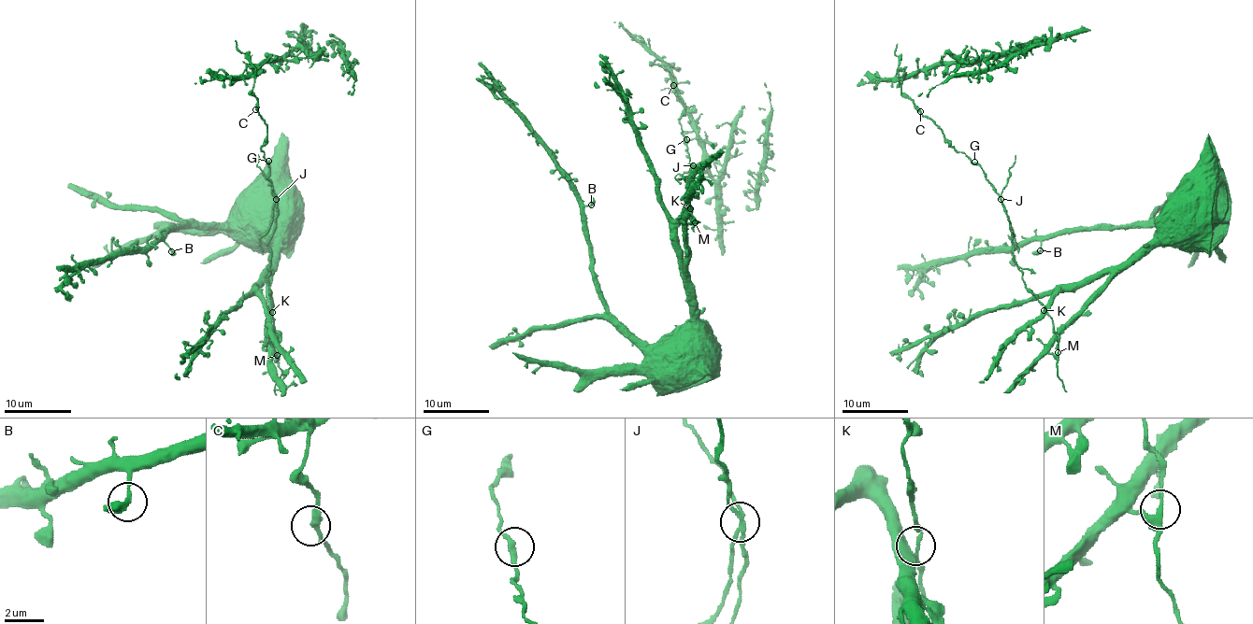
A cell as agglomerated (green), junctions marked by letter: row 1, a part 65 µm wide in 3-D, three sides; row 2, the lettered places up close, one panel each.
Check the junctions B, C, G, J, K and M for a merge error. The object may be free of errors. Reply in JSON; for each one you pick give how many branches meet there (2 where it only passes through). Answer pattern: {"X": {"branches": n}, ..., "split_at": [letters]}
{"J": {"branches": 4}, "split_at": ["J"]}

